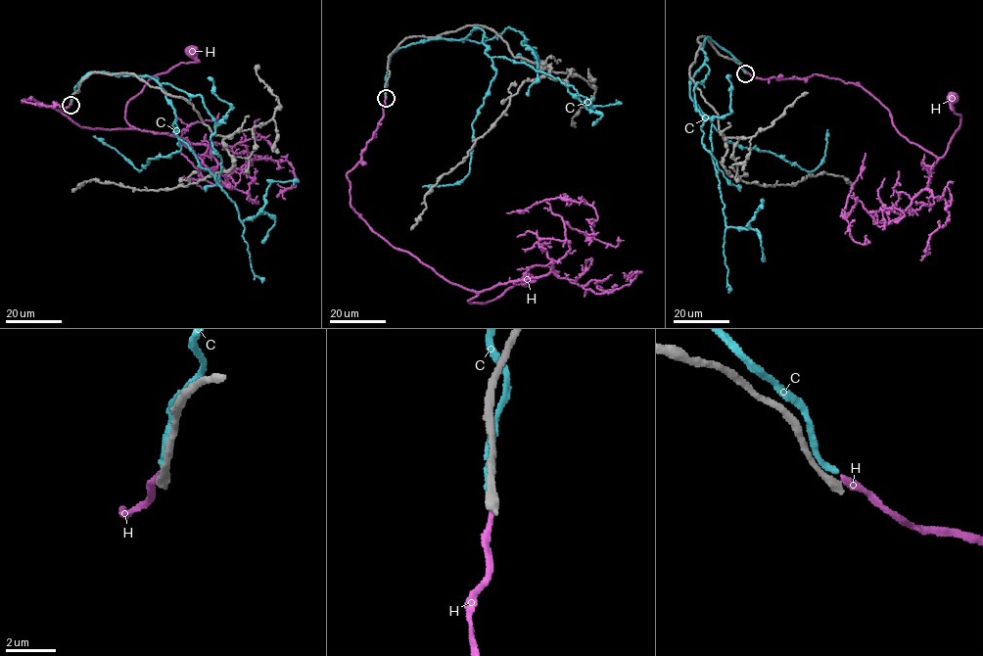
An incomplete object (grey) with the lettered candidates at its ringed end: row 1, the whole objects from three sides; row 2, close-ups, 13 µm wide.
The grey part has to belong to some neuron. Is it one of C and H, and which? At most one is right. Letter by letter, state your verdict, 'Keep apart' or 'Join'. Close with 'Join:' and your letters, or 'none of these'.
C: Keep apart
H: Keep apart
Join: none of these

